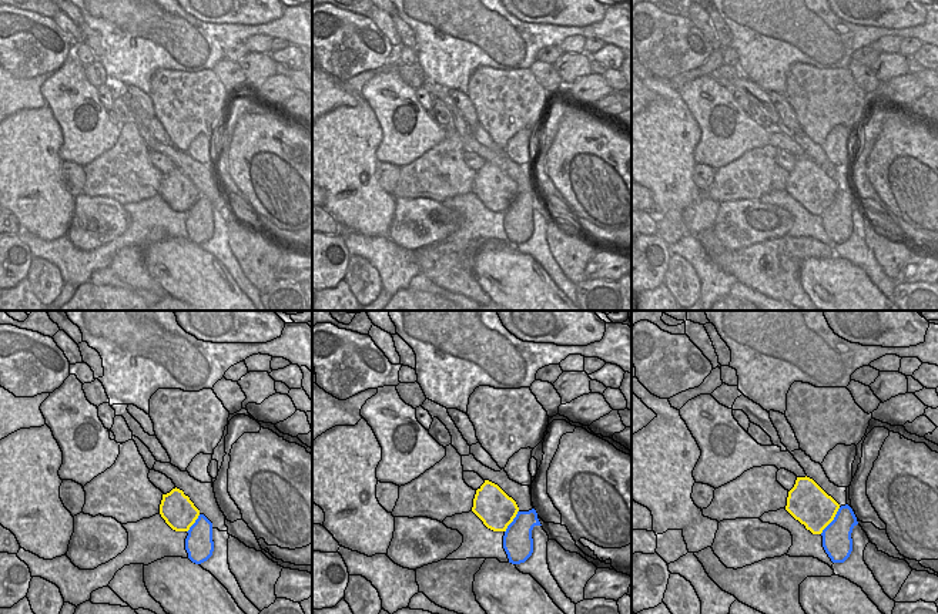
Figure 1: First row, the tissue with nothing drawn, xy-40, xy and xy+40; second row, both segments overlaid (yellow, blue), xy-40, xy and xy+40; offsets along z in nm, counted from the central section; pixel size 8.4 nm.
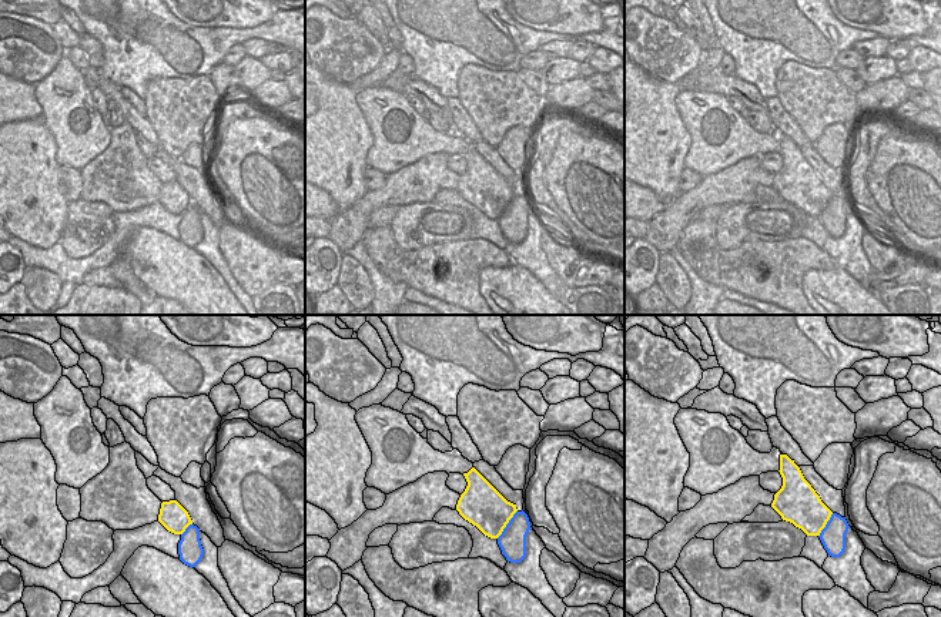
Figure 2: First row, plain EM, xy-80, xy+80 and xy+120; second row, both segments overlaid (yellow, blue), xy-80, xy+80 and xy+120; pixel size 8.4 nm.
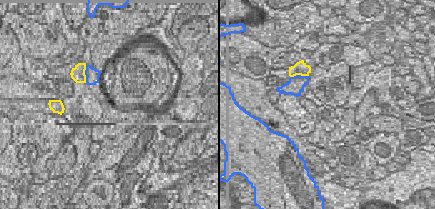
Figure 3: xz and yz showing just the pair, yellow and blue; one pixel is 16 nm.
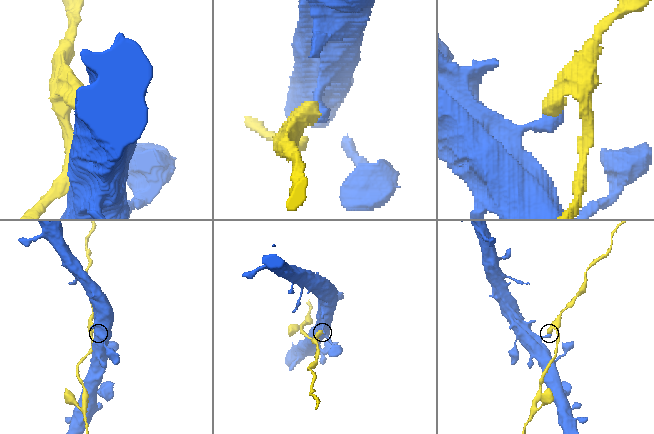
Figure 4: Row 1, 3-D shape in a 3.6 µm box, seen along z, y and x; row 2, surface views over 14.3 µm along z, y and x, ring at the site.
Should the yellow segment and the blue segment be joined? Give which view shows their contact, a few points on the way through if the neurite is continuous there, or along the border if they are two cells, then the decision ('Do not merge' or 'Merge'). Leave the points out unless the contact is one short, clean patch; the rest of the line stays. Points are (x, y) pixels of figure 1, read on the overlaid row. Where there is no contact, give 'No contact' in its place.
Touches yellow in xy+40. Boundary: xy+40 (840, 507), (834, 519), (820, 533). Do not merge

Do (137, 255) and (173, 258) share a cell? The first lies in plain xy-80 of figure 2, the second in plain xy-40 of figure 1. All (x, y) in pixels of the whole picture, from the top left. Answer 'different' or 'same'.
same

